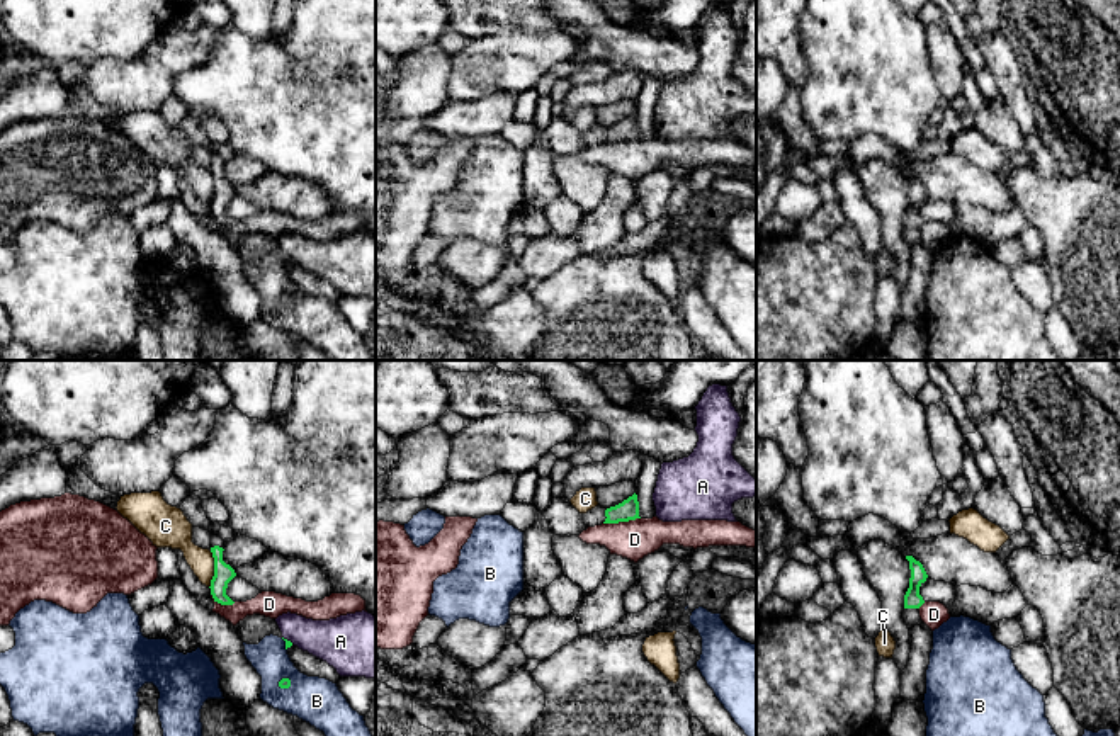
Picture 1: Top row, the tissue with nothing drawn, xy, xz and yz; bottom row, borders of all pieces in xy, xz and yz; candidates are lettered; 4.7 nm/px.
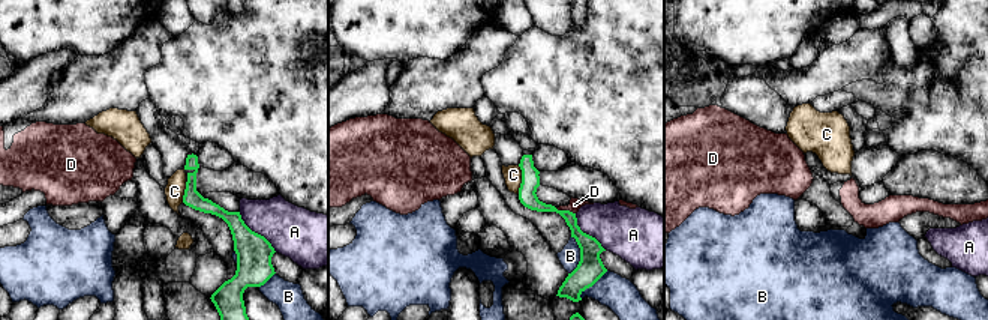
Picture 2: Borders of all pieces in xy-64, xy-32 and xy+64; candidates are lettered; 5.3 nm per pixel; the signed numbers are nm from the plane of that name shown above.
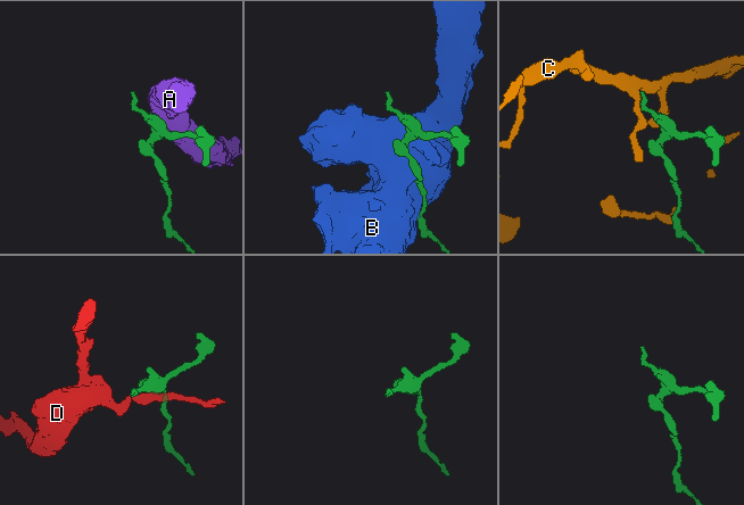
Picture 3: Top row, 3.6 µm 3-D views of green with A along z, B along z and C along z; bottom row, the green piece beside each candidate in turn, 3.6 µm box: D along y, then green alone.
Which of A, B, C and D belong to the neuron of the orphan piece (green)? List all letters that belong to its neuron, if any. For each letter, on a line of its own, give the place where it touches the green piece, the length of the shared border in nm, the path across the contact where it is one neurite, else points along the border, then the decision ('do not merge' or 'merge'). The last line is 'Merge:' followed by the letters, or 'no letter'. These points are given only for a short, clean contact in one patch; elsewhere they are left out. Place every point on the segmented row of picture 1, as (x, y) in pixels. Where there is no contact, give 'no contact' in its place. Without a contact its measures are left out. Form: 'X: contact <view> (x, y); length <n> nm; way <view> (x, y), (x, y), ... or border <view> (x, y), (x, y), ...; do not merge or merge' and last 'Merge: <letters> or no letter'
A: contact xy (286, 639); length 70 nm; border xy (282, 636), (293, 643); do not merge
B: contact xy (282, 679); length 80 nm; do not merge
C: contact xy (214, 570); length 180 nm; border xy (211, 551), (213, 578), (209, 587); do not merge
D: contact xz (621, 520); length 180 nm; border xz (639, 517), (604, 524); do not merge
Merge: no letter

